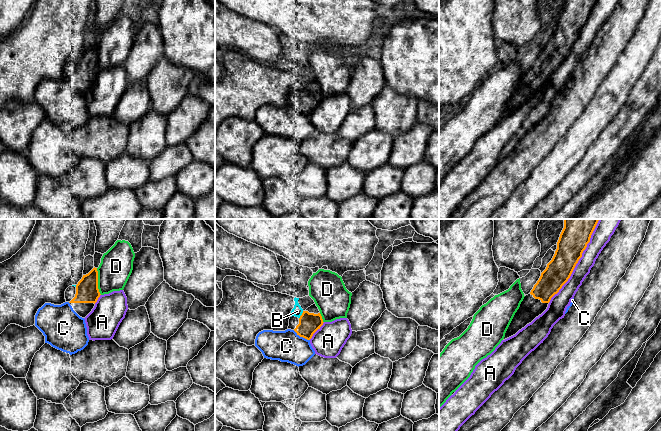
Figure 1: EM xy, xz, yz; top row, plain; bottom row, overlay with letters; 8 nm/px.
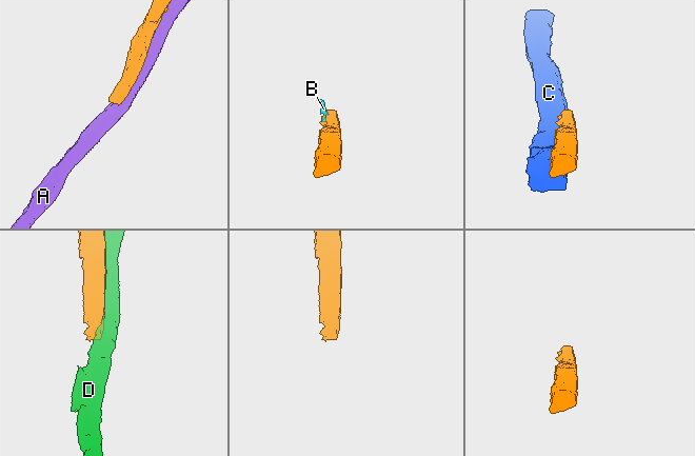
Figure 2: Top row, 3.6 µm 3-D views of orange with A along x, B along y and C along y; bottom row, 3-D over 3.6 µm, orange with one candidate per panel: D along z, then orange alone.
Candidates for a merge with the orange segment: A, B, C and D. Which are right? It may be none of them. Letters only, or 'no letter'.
no letter

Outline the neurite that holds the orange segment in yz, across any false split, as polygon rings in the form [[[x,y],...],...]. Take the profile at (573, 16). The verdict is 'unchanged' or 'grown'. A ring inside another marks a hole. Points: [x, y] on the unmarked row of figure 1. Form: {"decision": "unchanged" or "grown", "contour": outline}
{"decision": "grown", "contour": [[[564,0],[557,25],[531,68],[515,89],[503,116],[515,111],[548,83],[551,74],[570,54],[597,0]]]}

